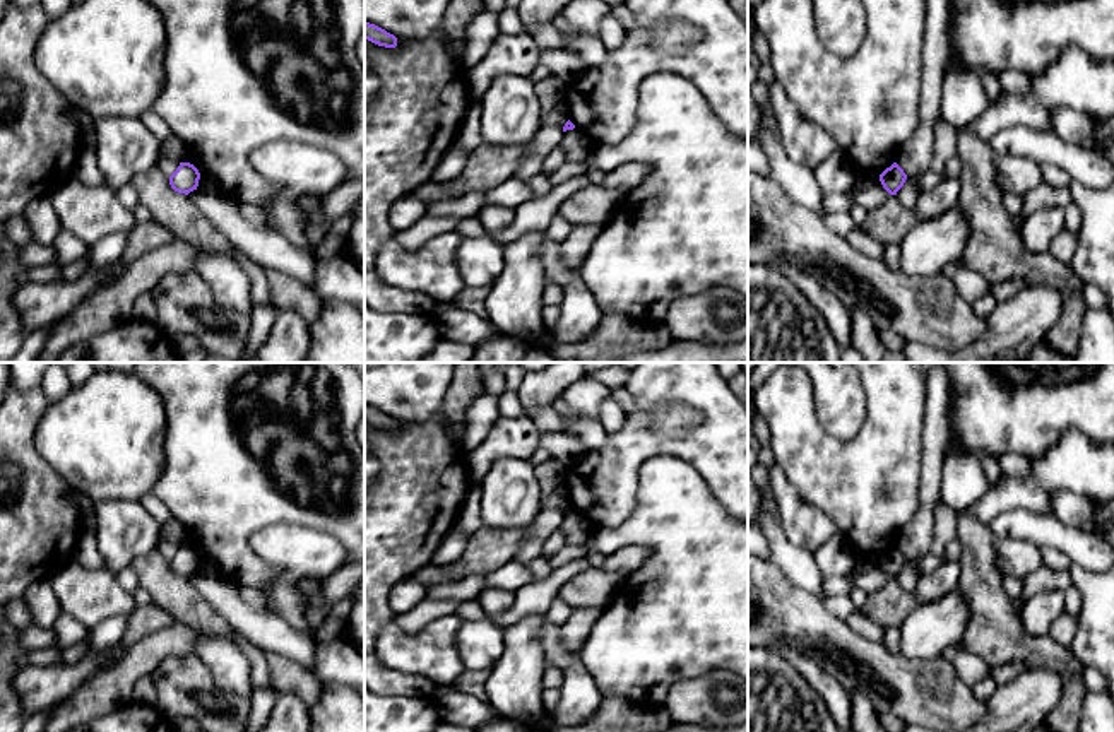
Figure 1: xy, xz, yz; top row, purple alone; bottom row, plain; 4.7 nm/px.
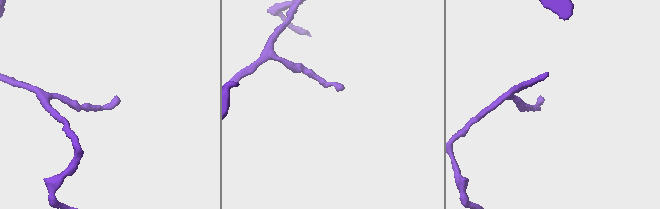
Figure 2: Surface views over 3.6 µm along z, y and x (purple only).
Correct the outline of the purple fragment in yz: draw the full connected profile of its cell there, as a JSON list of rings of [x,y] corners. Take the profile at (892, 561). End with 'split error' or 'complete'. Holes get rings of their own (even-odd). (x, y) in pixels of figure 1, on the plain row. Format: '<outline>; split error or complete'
[[[893,546],[880,558],[880,564],[890,578],[897,578],[897,575],[904,570],[905,563],[907,558],[897,546]]]; complete

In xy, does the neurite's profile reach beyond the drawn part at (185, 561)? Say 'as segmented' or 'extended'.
as segmented

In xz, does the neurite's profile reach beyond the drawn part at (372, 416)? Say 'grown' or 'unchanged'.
unchanged

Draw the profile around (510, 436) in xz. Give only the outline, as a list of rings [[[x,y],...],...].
[[[498,417],[488,438],[467,455],[472,486],[481,486],[491,463],[501,457],[529,460],[539,448],[539,429],[532,417]]]

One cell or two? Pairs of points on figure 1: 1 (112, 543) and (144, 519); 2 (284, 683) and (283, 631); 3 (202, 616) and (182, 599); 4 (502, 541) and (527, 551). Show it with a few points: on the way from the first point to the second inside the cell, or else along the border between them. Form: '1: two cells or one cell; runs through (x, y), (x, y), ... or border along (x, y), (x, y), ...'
1: one cell; runs through (113, 532), (127, 519), (134, 519)
2: two cells; border along (266, 652), (286, 655), (312, 671)
3: one cell; runs through (197, 613), (187, 604)
4: two cells; border along (529, 525), (524, 544), (514, 560)

